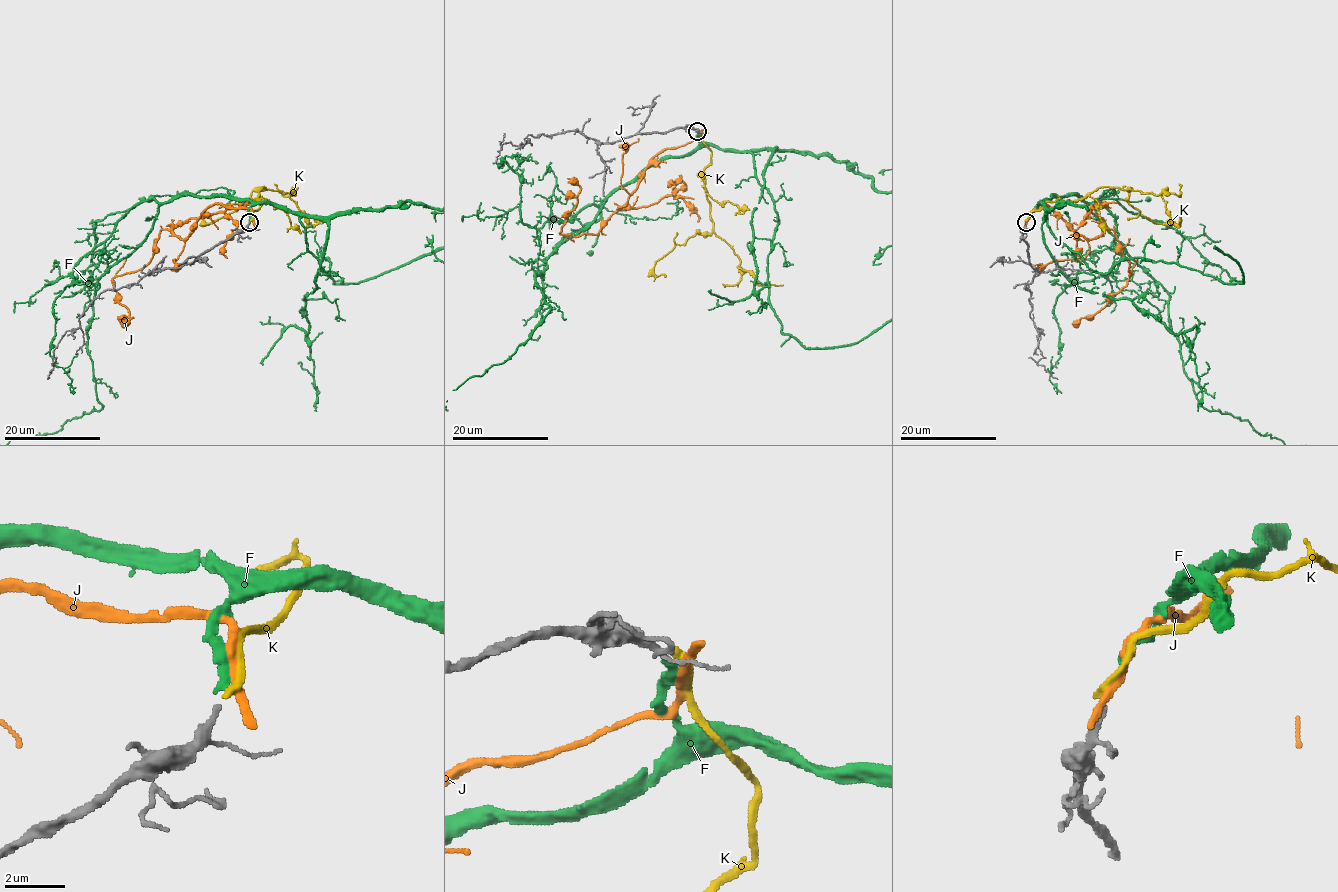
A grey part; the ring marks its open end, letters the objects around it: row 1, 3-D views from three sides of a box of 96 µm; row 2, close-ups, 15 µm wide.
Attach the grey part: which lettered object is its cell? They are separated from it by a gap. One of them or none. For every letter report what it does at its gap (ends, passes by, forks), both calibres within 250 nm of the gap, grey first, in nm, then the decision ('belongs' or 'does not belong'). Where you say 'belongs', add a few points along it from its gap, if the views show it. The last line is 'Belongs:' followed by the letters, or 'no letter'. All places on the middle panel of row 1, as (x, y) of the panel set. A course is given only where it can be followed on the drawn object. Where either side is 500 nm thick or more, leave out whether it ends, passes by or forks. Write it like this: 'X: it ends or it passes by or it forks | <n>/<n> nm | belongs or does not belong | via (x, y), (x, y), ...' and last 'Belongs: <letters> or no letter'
F: it ends | 180/260 nm | belongs
J: it ends | 180/400 nm | does not belong
K: it ends | 180/240 nm | does not belong
Belongs: F

